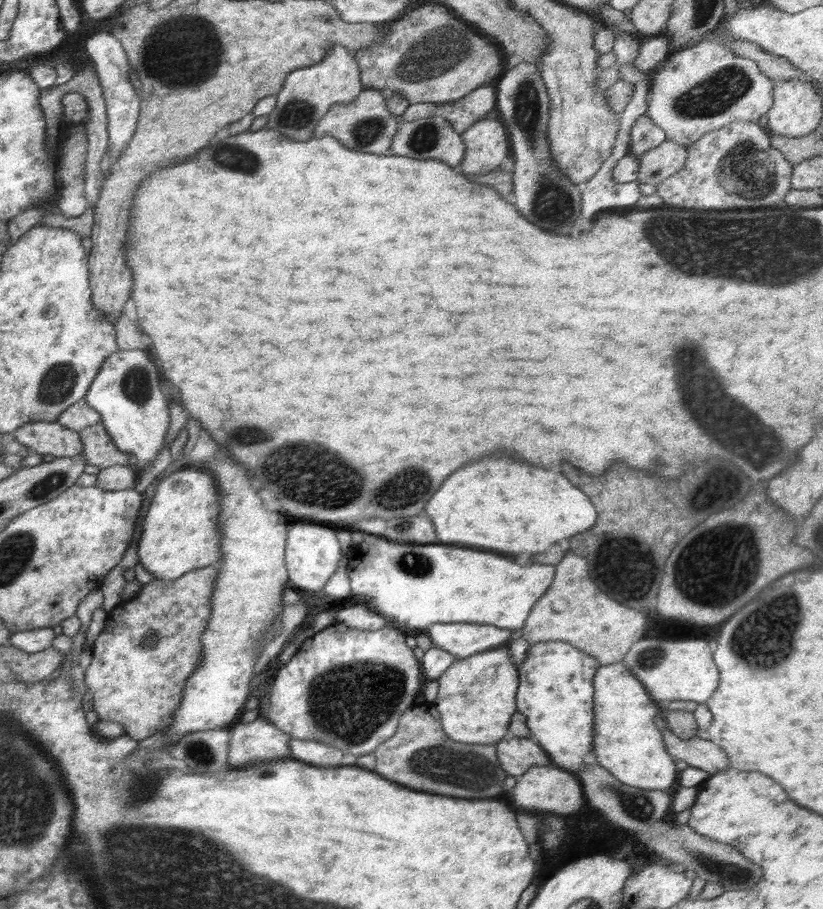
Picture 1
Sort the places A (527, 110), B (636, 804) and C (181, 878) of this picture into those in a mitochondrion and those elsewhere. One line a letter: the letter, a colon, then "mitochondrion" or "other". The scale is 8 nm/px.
A: mitochondrion
B: mitochondrion
C: mitochondrion

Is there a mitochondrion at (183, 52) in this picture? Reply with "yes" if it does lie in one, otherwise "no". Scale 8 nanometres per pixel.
yes

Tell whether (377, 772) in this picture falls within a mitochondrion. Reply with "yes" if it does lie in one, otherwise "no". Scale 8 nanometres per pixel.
no

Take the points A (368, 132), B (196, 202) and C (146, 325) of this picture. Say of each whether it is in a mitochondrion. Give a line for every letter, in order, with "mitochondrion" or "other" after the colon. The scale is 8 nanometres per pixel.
A: mitochondrion
B: other
C: other

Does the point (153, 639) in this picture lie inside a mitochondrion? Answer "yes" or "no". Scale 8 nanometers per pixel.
yes

